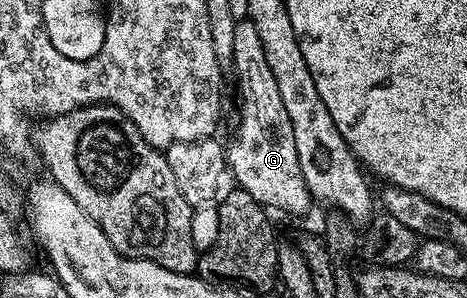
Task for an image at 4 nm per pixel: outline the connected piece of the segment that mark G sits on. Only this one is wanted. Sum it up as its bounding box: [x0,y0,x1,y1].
[226,20,312,214]

